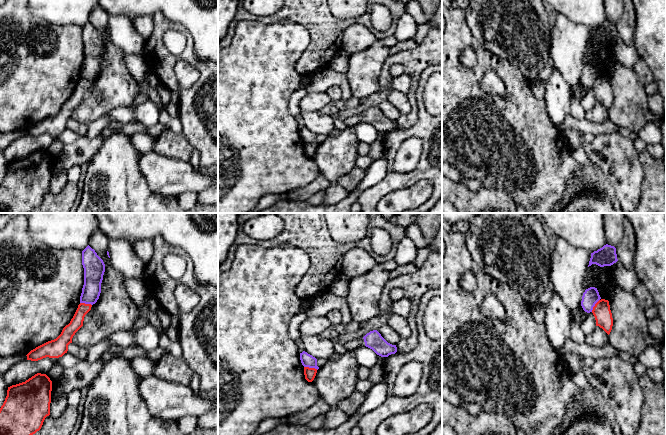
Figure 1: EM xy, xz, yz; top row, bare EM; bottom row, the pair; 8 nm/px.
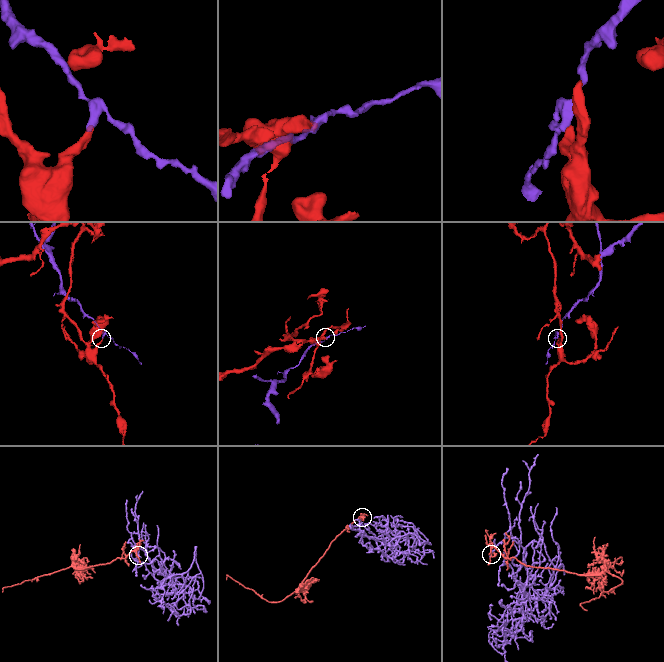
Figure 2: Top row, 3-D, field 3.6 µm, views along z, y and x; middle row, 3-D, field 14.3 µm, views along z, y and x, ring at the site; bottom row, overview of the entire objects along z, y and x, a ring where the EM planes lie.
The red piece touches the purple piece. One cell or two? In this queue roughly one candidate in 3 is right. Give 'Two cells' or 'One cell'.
Two cells

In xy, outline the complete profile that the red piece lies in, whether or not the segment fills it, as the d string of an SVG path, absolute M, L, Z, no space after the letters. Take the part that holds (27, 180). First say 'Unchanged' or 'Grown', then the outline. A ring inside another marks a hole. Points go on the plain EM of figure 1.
Unchanged. M37 149L25 158L8 163L0 184L0 213L30 213L50 191L52 157Z

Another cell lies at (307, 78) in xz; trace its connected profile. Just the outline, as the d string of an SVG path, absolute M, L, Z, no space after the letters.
M326 68L325 69L321 69L321 70L317 71L317 72L303 74L303 75L301 75L301 79L305 83L311 83L314 79L323 76L325 71L326 71Z

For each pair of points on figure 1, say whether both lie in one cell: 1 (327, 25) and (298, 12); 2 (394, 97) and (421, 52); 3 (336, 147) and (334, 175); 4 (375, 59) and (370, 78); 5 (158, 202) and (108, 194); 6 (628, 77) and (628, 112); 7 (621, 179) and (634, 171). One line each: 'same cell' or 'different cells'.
1: same cell
2: different cells
3: same cell
4: same cell
5: same cell
6: same cell
7: same cell

